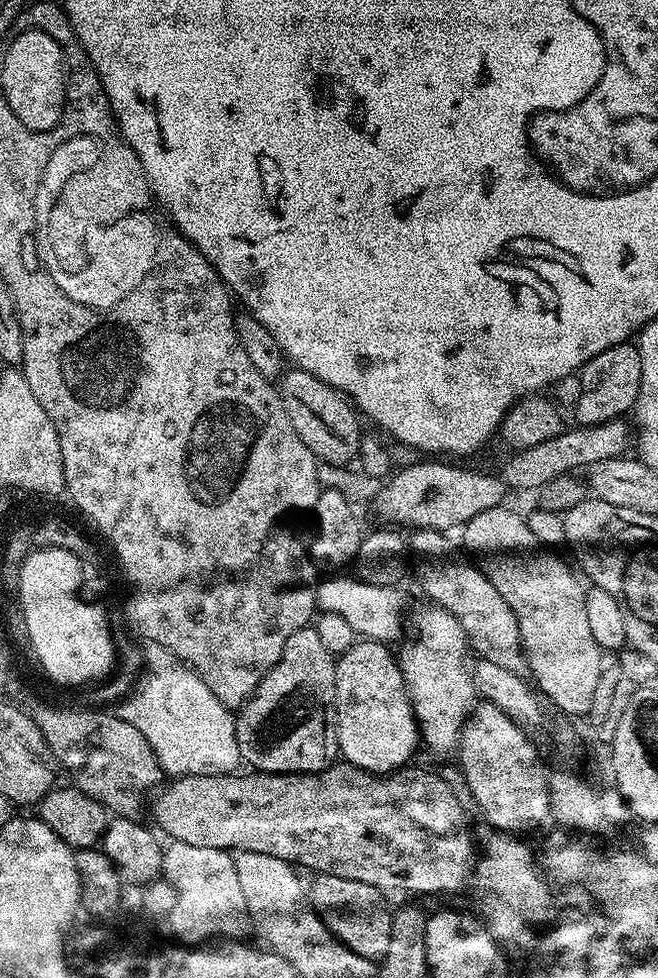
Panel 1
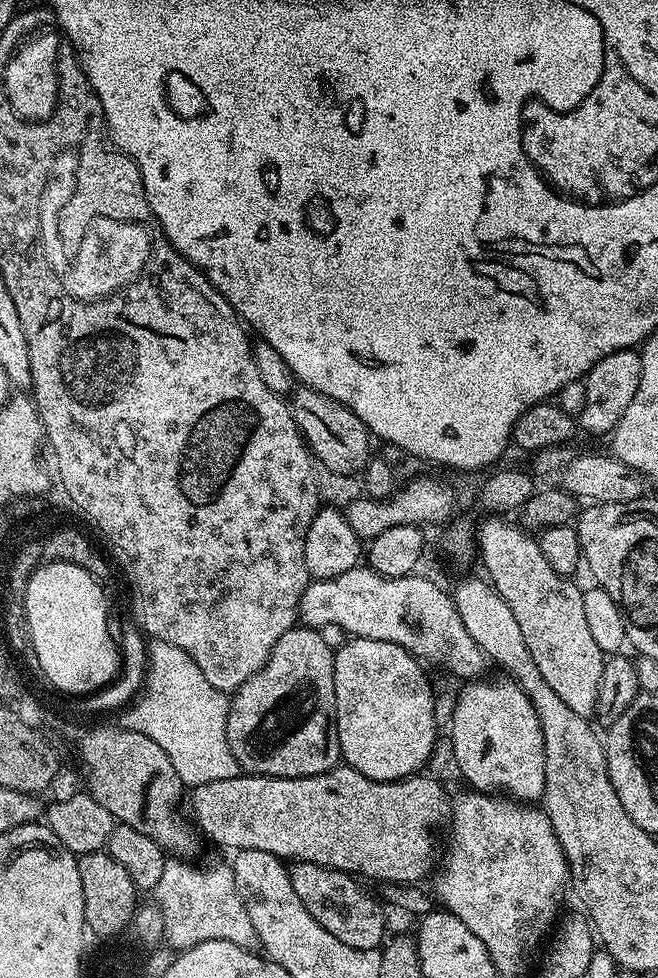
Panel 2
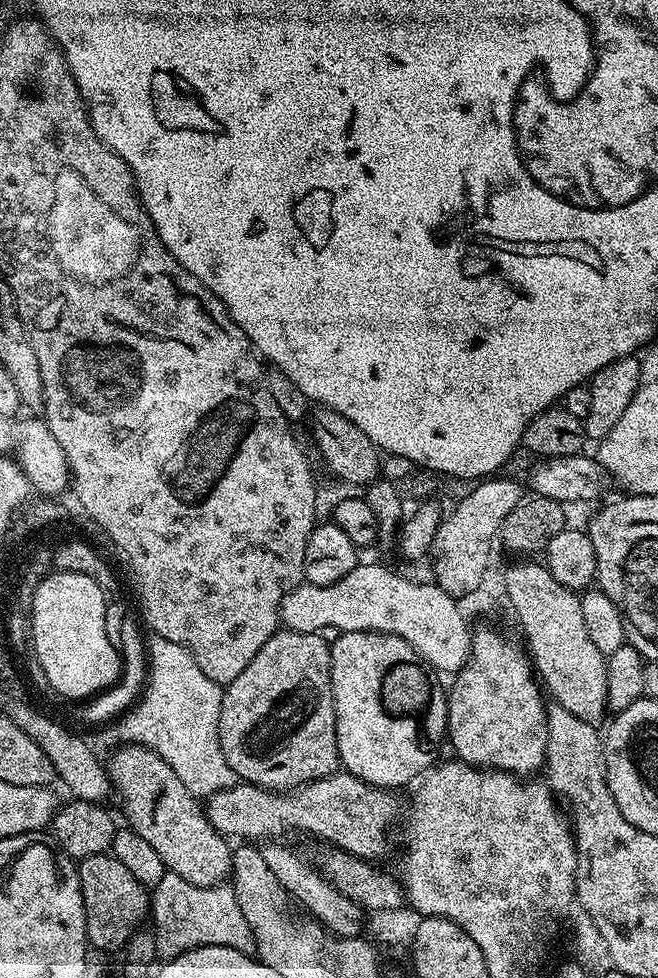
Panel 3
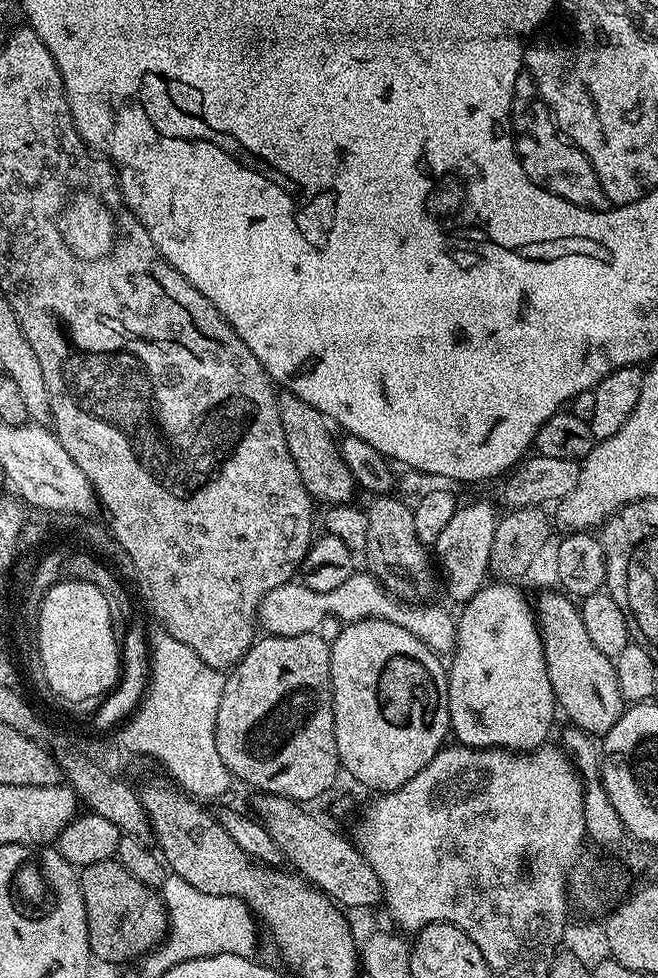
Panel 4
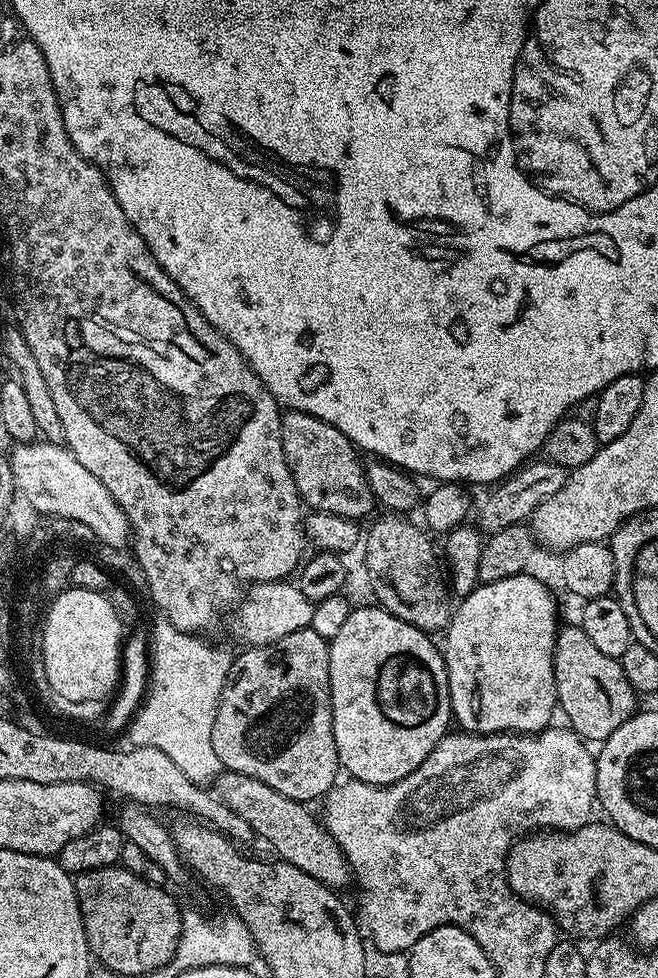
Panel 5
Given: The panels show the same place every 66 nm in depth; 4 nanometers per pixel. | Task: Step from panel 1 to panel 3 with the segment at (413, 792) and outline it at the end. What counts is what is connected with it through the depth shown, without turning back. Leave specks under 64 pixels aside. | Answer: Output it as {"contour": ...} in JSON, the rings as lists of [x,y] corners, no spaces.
{"contour":[[[337,770],[332,775],[315,780],[291,792],[271,792],[256,784],[237,782],[233,788],[224,792],[215,792],[207,797],[206,815],[214,830],[224,833],[229,838],[240,842],[256,842],[259,836],[264,838],[284,838],[287,832],[305,832],[316,840],[325,840],[332,848],[341,848],[343,852],[354,854],[358,858],[371,862],[379,861],[379,856],[388,852],[388,831],[396,820],[396,800],[387,788],[375,788],[352,776],[349,772]]]}

